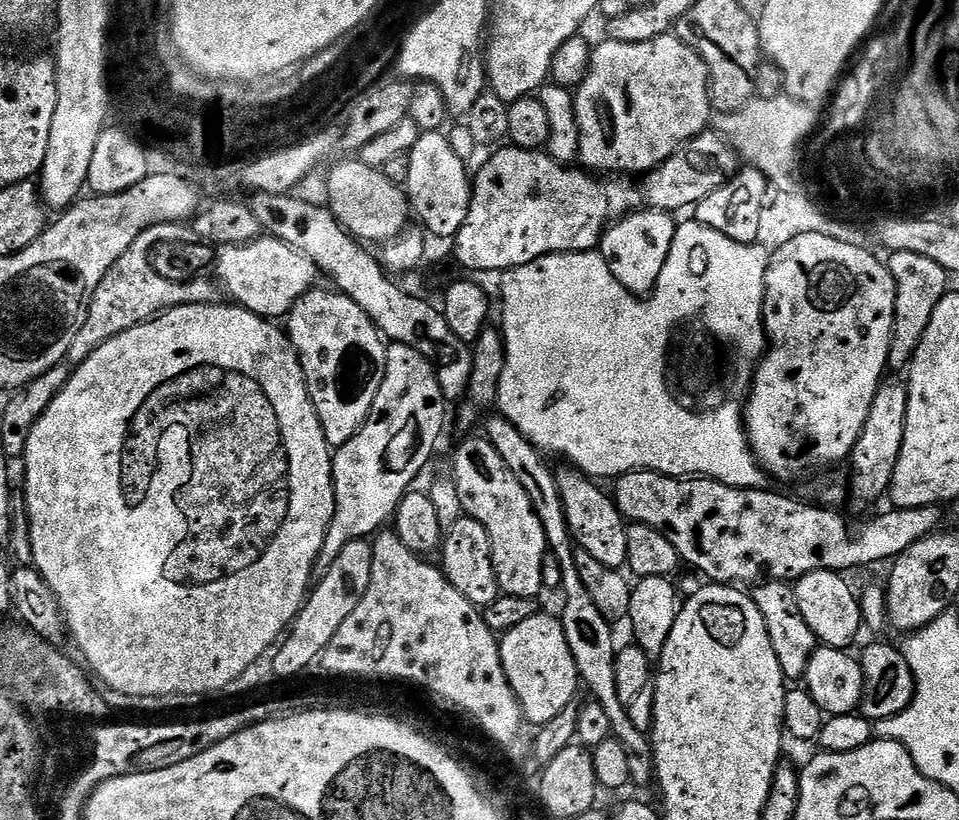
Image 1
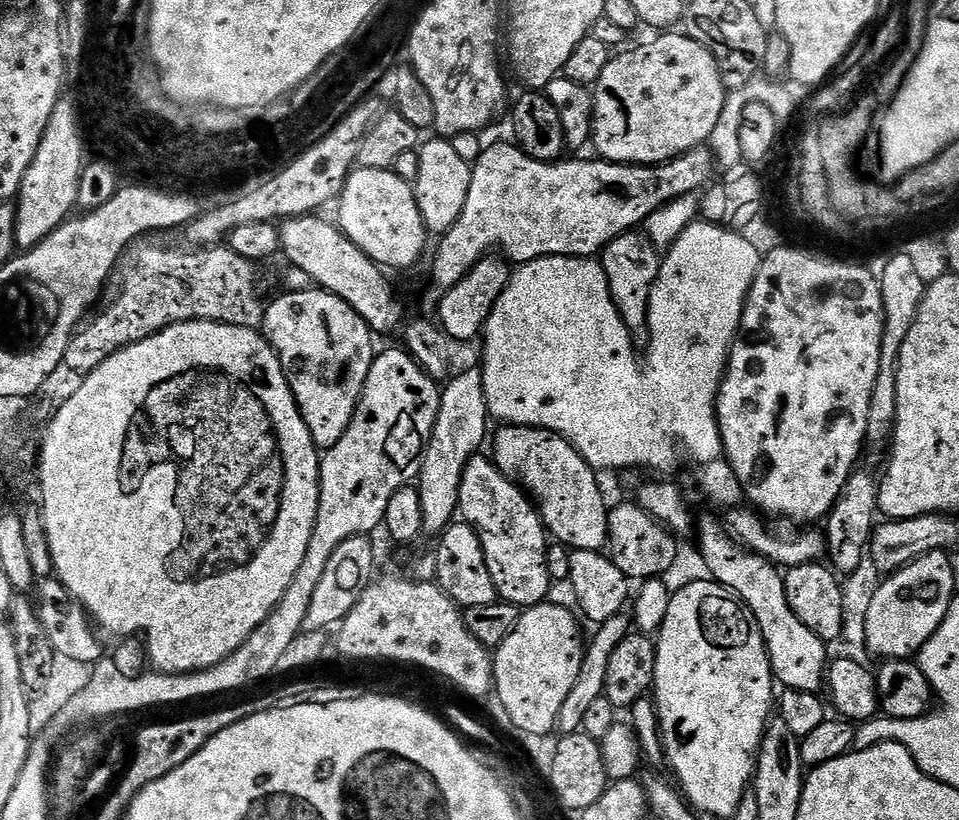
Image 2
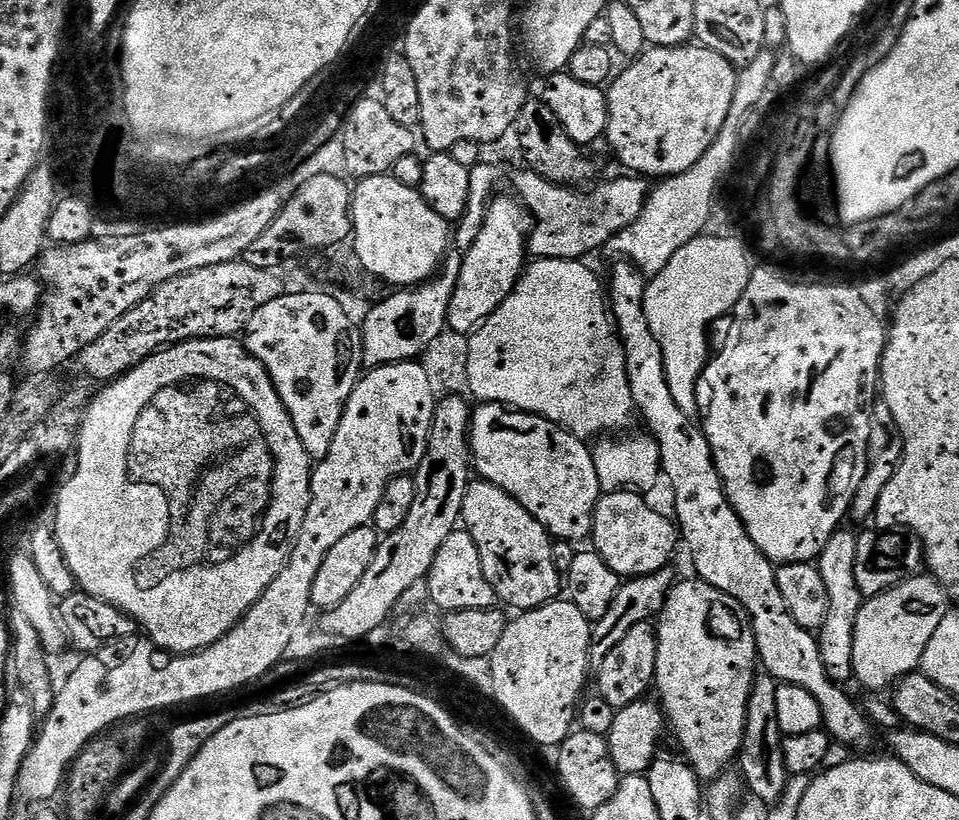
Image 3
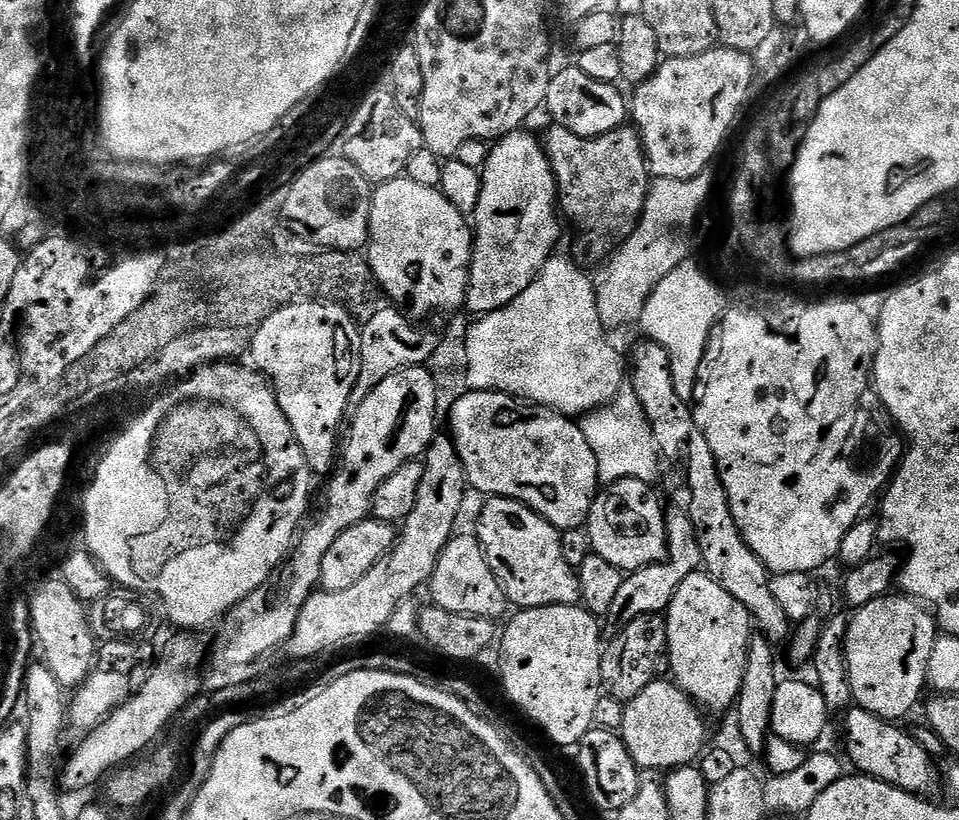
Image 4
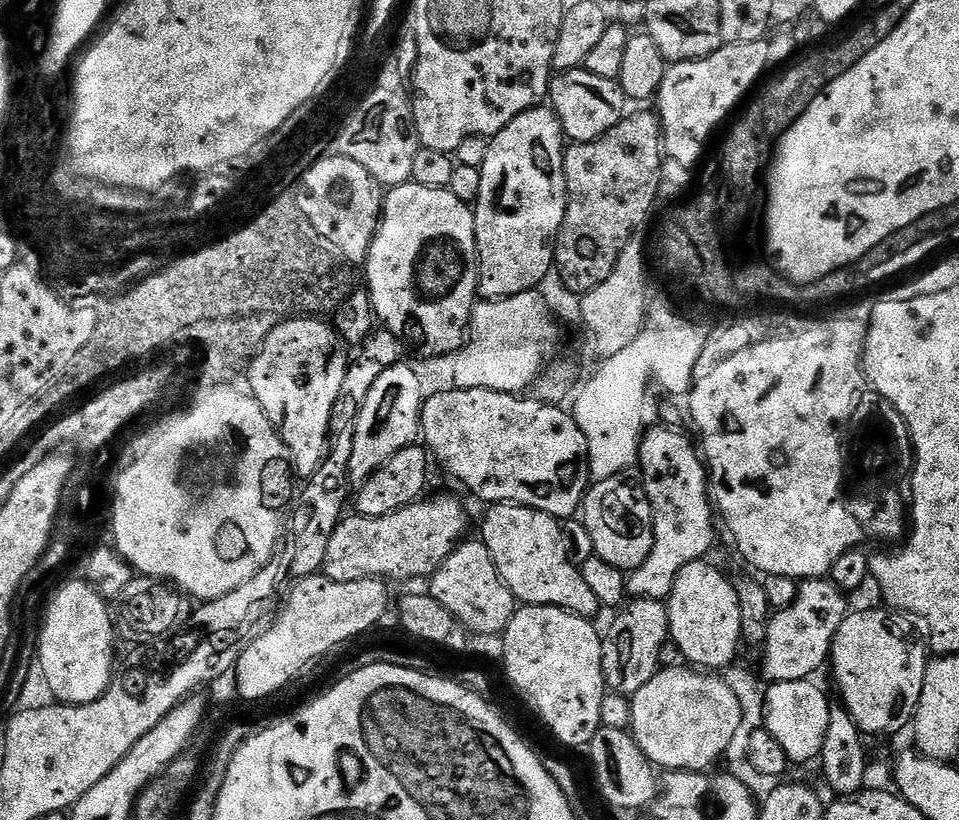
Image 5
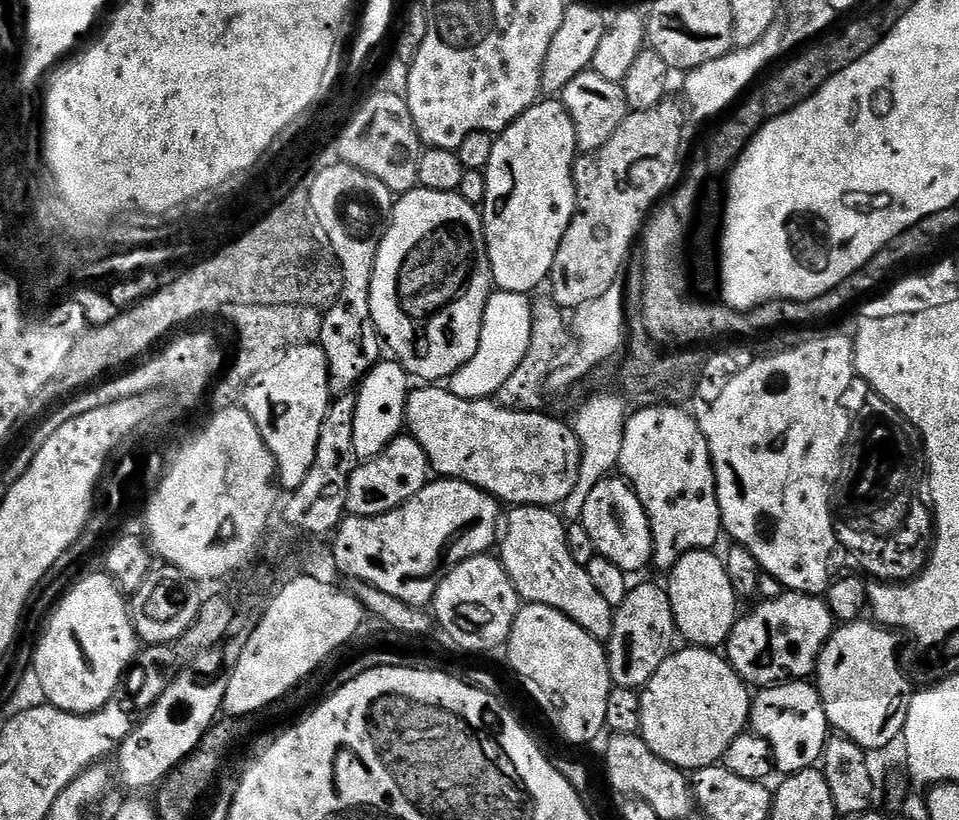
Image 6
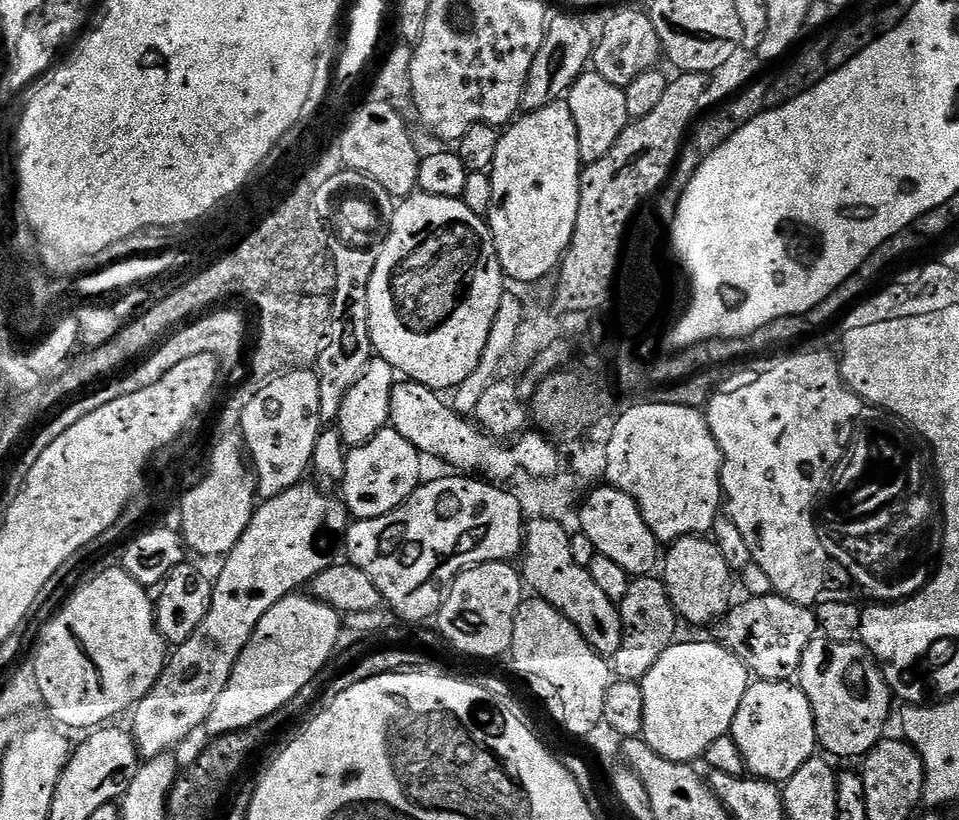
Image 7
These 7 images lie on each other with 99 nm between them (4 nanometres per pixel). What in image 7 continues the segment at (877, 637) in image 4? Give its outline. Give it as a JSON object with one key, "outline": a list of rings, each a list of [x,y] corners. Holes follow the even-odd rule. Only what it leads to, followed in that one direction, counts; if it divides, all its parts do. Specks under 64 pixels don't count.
{"outline":[[[823,634],[817,635],[802,656],[798,683],[814,710],[816,743],[829,757],[864,758],[885,738],[894,693],[867,645],[856,640],[830,640]]]}

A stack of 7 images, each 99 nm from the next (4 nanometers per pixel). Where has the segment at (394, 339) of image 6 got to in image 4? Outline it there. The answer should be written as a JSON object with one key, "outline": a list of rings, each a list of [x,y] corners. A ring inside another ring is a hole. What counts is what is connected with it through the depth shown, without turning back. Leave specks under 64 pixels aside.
{"outline":[[[406,178],[391,180],[385,184],[379,185],[372,194],[372,209],[370,210],[370,230],[368,231],[370,243],[366,248],[366,260],[372,265],[373,274],[376,275],[377,285],[389,296],[391,303],[396,306],[403,306],[405,309],[416,308],[420,316],[424,316],[433,308],[436,312],[448,312],[447,314],[456,314],[465,307],[468,299],[468,274],[472,271],[472,245],[474,243],[474,232],[466,221],[465,213],[459,212],[454,205],[444,196],[439,188],[430,186],[418,186],[418,182],[410,182]]]}

